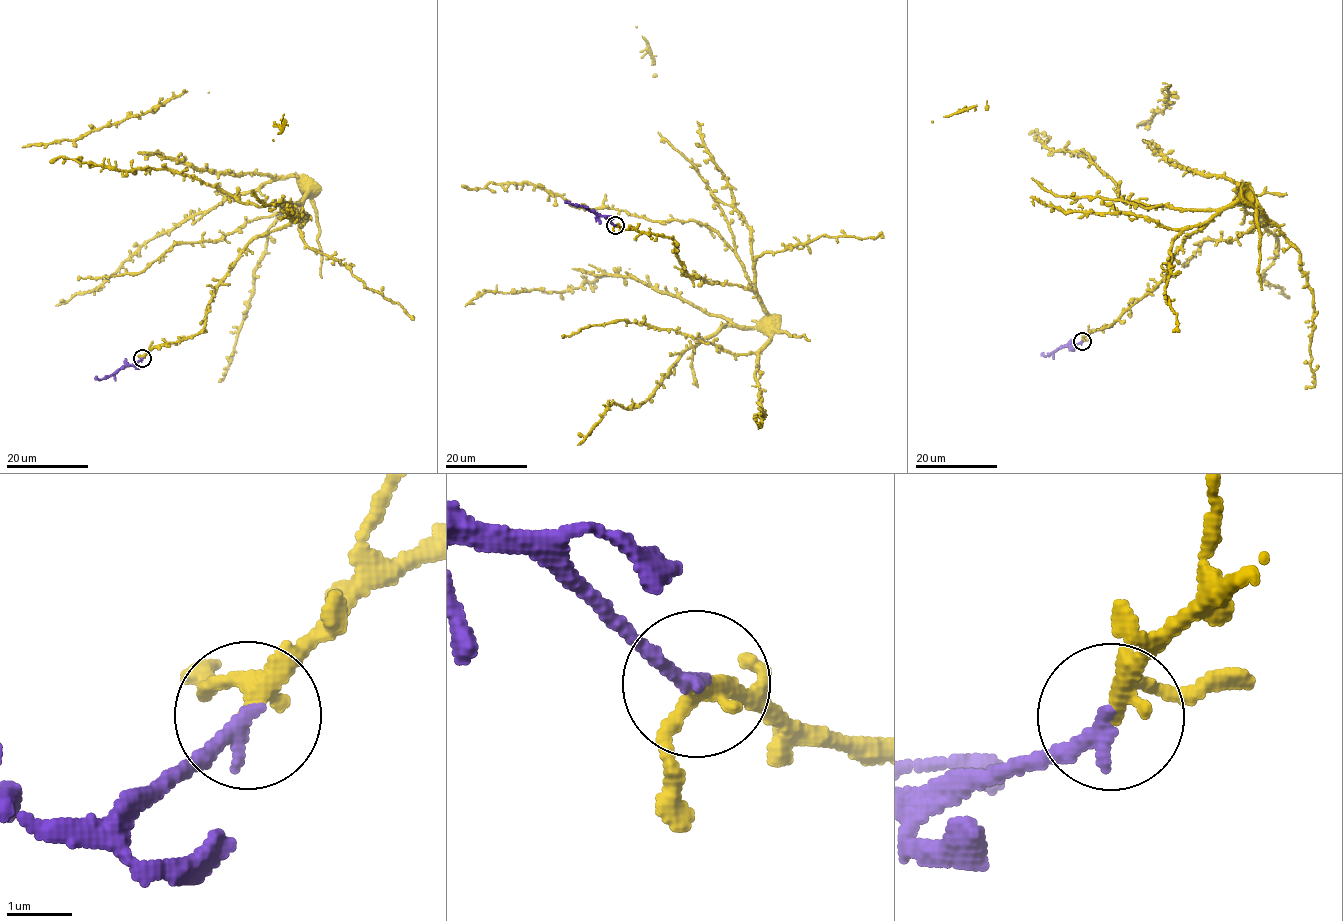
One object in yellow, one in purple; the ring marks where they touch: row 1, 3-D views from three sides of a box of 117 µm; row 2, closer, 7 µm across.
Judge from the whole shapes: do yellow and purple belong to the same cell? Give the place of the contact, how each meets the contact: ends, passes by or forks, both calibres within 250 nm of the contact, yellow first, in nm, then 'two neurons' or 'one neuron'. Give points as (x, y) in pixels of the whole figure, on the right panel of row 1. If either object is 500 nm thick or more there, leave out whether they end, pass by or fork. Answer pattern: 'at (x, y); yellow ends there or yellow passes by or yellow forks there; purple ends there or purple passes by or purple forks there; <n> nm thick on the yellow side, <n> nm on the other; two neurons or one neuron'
at (1082, 341); yellow passes by; purple ends there; 260 nm thick on the yellow side, 240 nm on the other; one neuron

